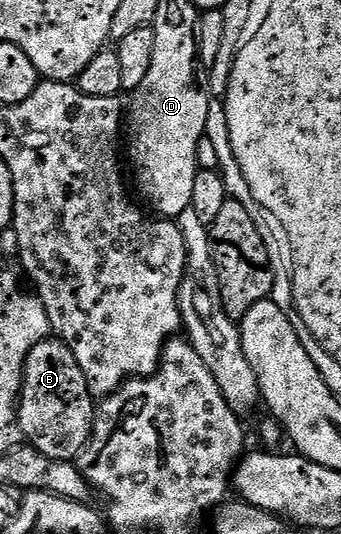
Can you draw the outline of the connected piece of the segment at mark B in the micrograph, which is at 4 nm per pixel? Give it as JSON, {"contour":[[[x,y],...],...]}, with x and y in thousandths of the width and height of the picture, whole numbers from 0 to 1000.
{"contour":[[[173,637],[114,640],[88,659],[70,684],[70,713],[59,727],[53,755],[53,788],[62,815],[79,833],[97,835],[111,846],[147,854],[173,865],[211,865],[243,843],[270,813],[276,788],[276,740],[264,728],[258,706],[240,697],[229,674],[217,674],[217,659],[194,642]]]}

